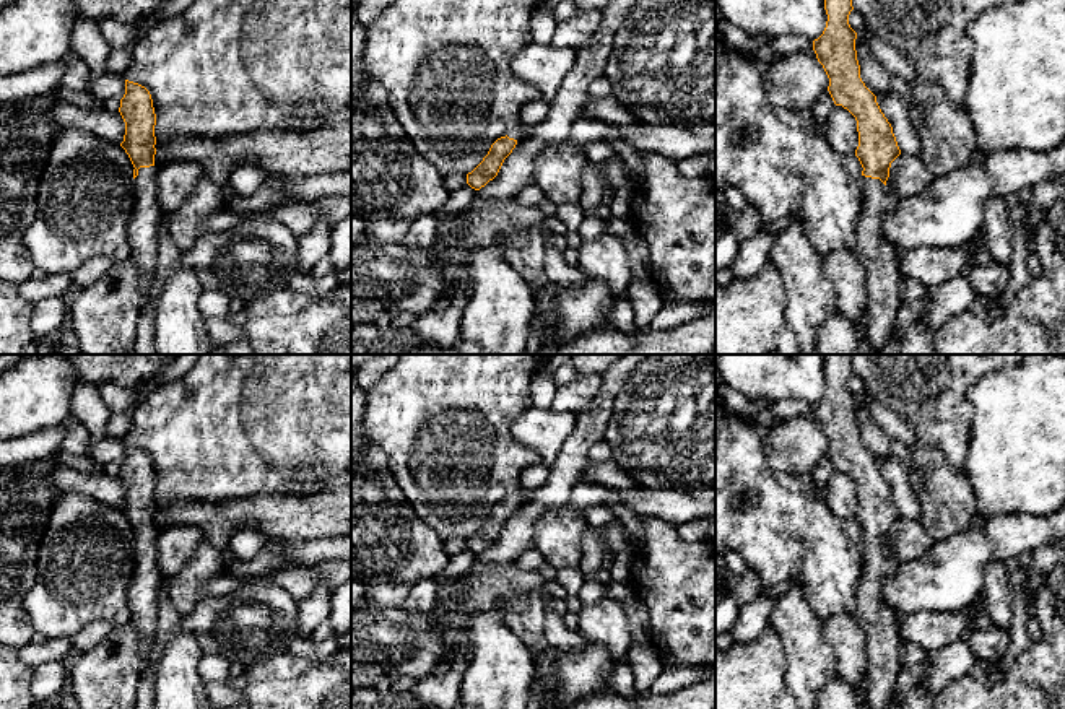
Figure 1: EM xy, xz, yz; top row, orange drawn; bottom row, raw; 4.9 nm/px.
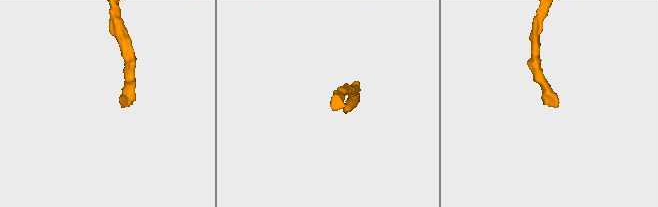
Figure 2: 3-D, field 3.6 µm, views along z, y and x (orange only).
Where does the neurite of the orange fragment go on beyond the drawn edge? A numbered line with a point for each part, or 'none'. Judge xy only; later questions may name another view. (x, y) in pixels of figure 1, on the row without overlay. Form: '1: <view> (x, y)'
1: xy (143, 589)

